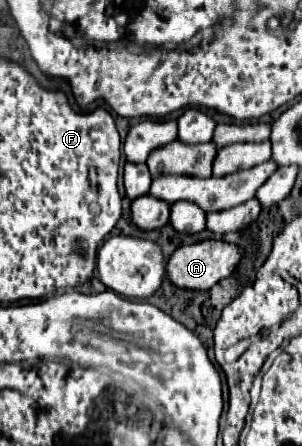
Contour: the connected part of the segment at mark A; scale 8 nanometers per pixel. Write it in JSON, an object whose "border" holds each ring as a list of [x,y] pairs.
{"border":[[[206,239],[206,241],[194,243],[194,245],[178,247],[166,263],[166,271],[168,271],[166,275],[176,287],[204,291],[204,289],[210,289],[212,285],[216,285],[218,281],[226,279],[236,269],[236,265],[240,263],[242,257],[244,257],[242,247],[238,247],[234,243],[226,243],[222,239]]]}

